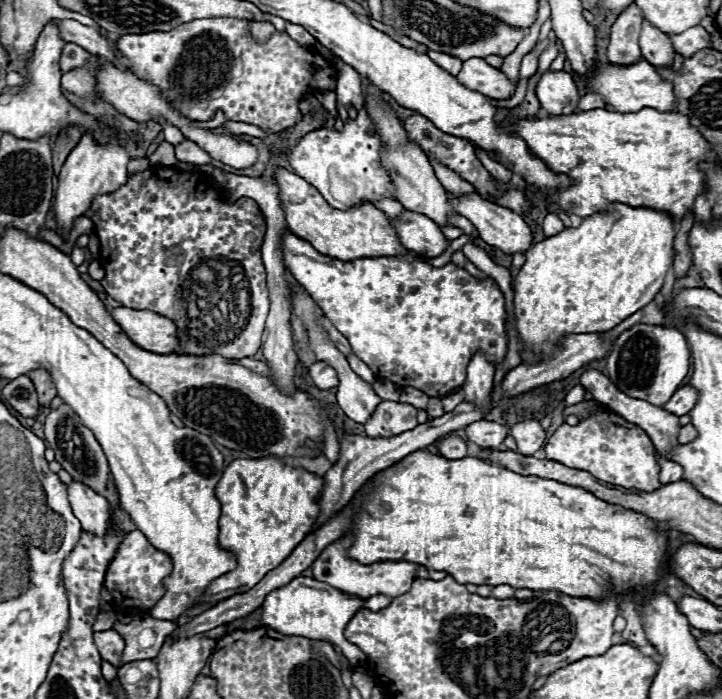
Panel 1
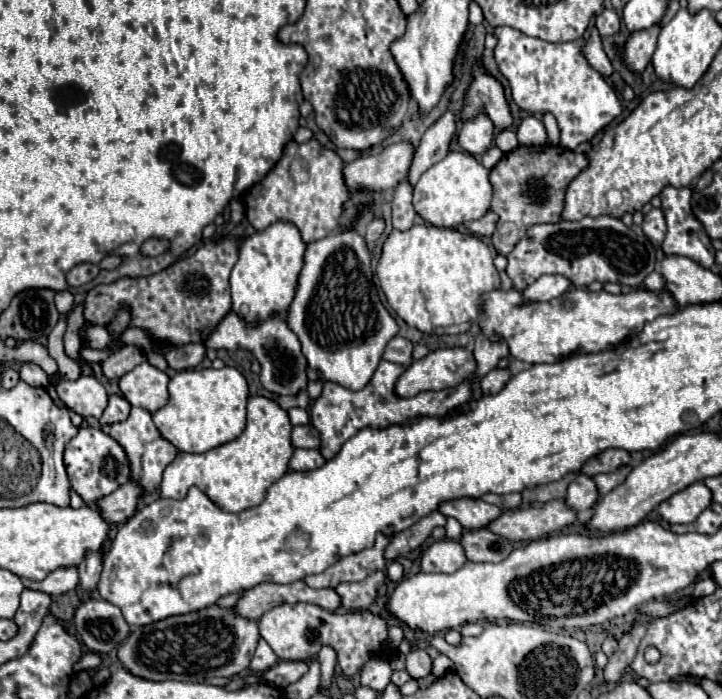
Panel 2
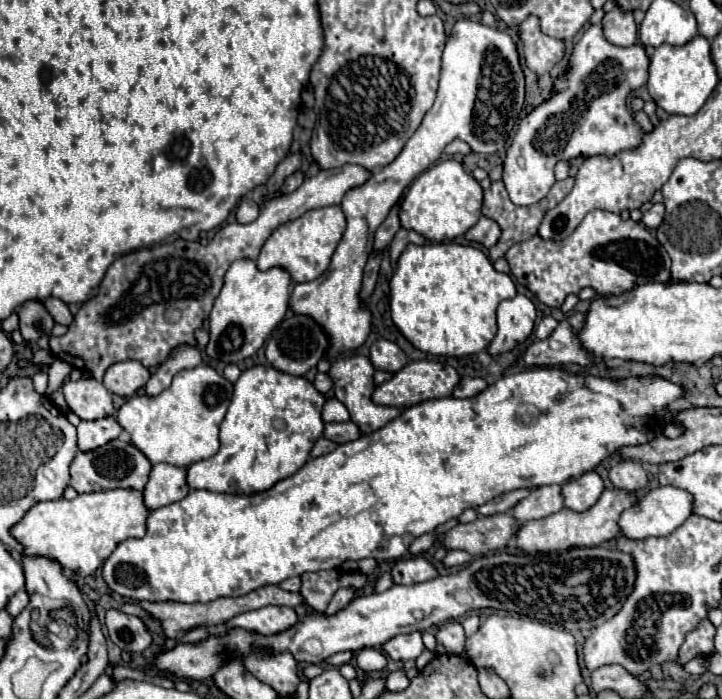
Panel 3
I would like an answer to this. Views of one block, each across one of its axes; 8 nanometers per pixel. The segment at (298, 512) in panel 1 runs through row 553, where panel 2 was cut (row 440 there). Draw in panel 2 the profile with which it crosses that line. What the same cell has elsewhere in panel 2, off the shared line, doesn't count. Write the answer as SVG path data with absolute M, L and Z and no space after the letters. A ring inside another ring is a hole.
M250 396L248 422L244 432L236 440L212 448L204 454L178 454L176 460L164 470L160 494L164 498L180 500L192 486L198 486L214 504L226 512L254 508L264 502L268 488L288 472L288 462L294 454L290 430L290 416L276 400L266 396Z

